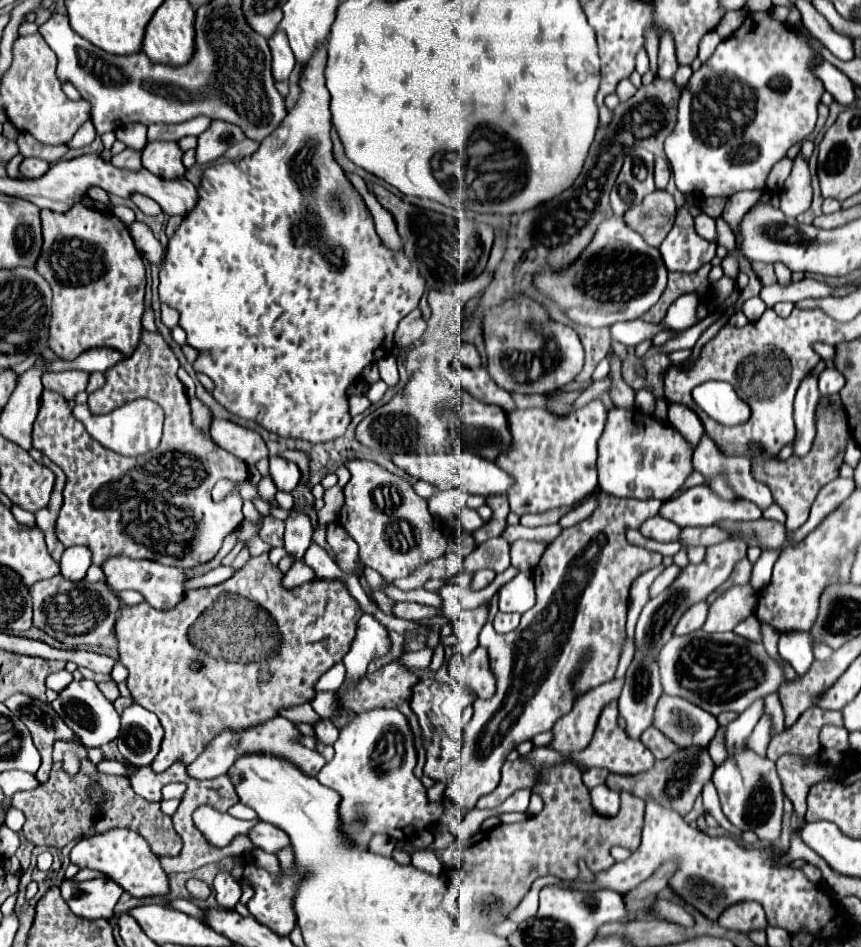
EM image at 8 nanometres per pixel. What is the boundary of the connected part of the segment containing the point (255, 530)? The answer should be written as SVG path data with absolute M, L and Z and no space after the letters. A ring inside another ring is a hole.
M245 519L243 520L243 522L244 523L242 523L238 528L240 530L237 531L237 543L232 549L232 551L228 553L227 557L223 559L223 565L231 565L231 563L233 563L233 559L237 557L238 553L243 548L244 541L250 539L253 536L258 535L261 530L261 526L250 523Z

